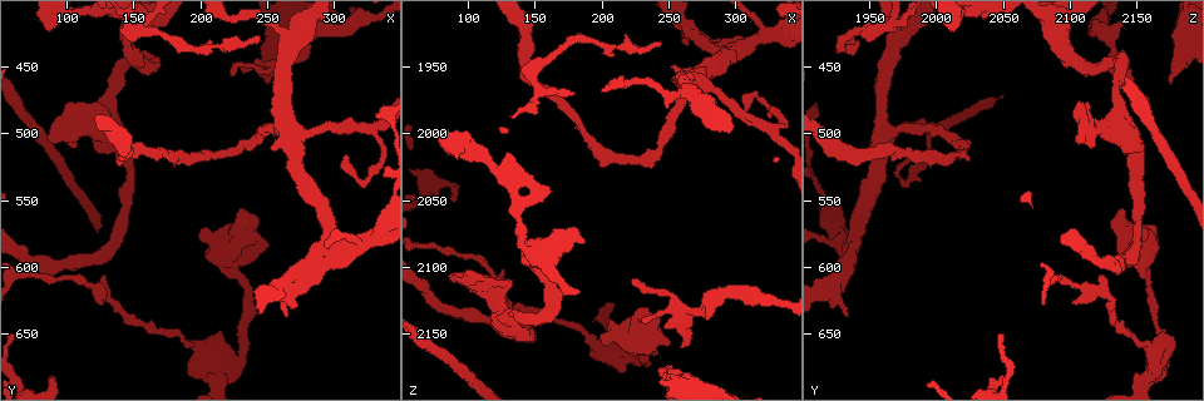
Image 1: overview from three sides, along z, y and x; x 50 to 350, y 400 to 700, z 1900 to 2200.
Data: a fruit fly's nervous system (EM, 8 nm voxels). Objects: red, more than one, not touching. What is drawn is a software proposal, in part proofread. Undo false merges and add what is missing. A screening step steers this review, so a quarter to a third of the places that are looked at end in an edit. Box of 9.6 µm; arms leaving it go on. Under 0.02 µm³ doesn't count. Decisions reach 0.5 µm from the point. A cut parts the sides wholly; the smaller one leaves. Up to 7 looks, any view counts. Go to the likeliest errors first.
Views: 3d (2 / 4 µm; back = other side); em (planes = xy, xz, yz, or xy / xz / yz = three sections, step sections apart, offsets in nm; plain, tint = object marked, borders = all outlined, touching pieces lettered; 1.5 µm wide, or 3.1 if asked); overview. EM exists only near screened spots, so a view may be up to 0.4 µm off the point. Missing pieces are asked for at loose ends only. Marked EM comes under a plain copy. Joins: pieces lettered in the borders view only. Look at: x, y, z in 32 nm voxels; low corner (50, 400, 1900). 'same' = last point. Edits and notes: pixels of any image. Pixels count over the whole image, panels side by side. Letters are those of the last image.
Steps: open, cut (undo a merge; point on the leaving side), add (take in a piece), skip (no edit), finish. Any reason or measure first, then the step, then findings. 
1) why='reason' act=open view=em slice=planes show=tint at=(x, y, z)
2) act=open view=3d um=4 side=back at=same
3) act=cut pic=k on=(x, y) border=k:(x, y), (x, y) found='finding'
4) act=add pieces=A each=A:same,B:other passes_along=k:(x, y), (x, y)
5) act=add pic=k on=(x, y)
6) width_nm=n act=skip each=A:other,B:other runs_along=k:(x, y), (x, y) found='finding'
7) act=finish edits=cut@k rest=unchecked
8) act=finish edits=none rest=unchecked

why='an open end' act=open view=em slice=planes show=borders at=(90, 680, 2048)

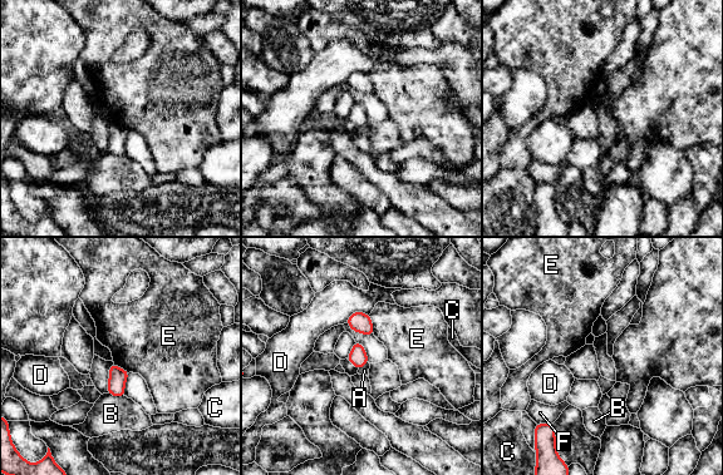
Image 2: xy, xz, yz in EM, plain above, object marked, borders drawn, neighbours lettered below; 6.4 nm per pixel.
width_nm=110 act=skip each=A:other,B:other,C:other,D:other,E:other,F:other border=2:(368, 315), (374, 334) found='none of them fits'

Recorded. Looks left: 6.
why='branch point' act=open view=em slice=planes show=tint at=(322, 496, 1994)

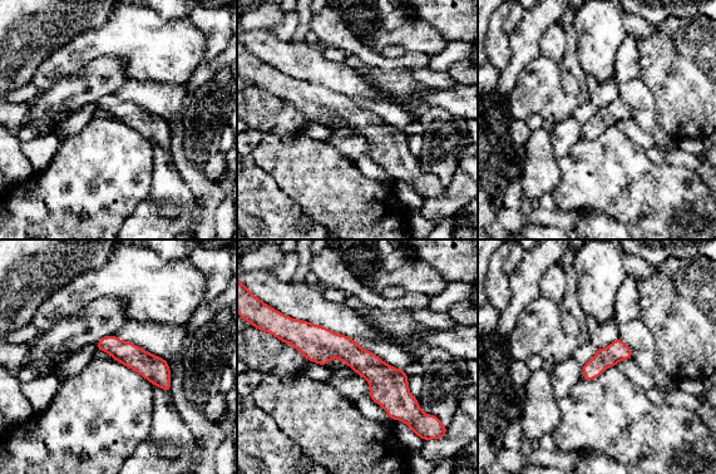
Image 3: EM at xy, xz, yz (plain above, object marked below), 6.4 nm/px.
act=open view=em slice=planes show=borders at=same

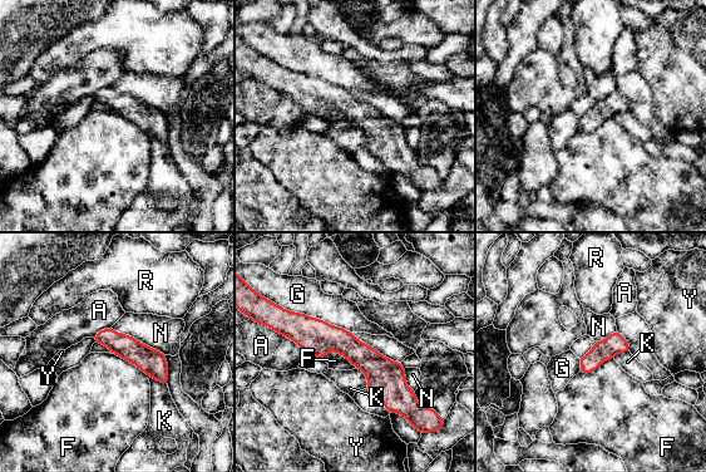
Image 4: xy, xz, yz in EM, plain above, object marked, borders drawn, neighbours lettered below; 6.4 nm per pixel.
longest_contact=G:480nm act=skip each=A:other,F:other,G:other,K:other,N:other,R:other,Y:other found='all the same neuron'

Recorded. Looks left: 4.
why='thick end' act=open view=em slice=planes show=borders at=(204, 590, 2144)

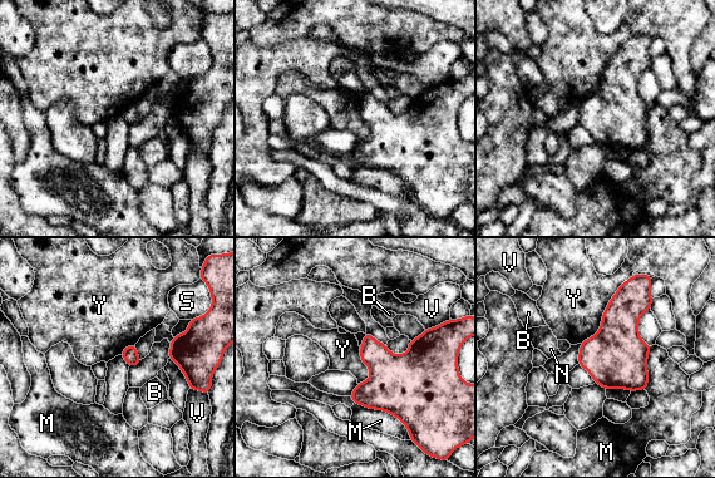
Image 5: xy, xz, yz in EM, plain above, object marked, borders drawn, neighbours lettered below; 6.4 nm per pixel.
act=skip each=B:other,M:other,N:other,S:other,V:other,Y:other border=5:(627, 280), (600, 329), (581, 344) found='none of them fits'

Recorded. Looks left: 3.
act=finish edits=none rest=unchecked

